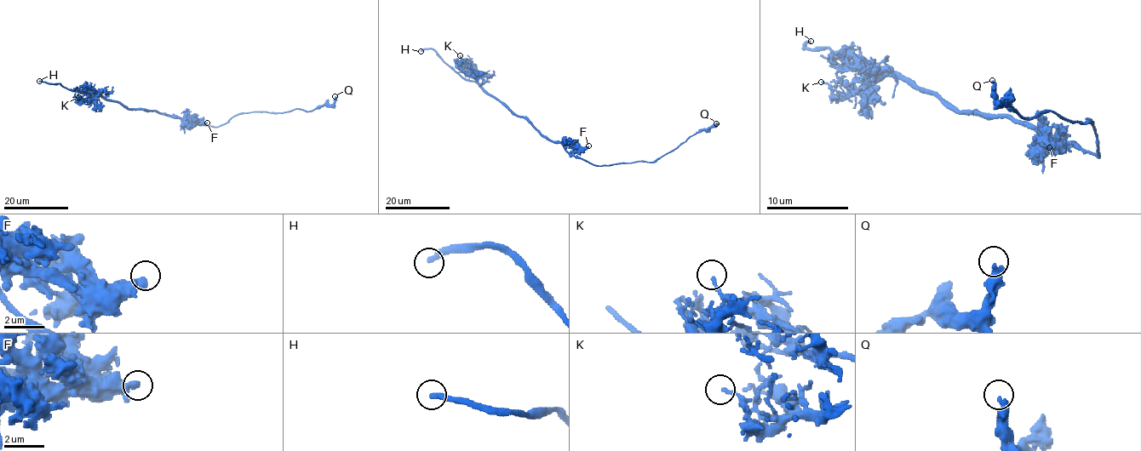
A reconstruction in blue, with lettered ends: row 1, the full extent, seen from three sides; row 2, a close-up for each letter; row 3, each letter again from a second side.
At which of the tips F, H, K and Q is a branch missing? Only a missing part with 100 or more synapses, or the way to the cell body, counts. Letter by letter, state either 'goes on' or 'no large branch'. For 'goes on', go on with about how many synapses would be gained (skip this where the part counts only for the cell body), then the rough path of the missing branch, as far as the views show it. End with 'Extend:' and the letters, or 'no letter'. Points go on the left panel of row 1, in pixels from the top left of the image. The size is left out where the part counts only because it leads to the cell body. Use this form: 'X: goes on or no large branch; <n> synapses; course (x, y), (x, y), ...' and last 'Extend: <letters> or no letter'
F: no large branch
H: goes on
K: no large branch
Q: no large branch
Extend: H

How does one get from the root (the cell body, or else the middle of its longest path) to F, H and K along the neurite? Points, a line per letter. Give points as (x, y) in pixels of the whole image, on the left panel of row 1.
F: (182, 120), (207, 122)
H: (182, 120), (154, 111), (129, 110), (94, 93), (72, 91), (60, 84), (39, 81)
K: (182, 120), (154, 111), (129, 110), (98, 94), (83, 101), (79, 101), (78, 97)

